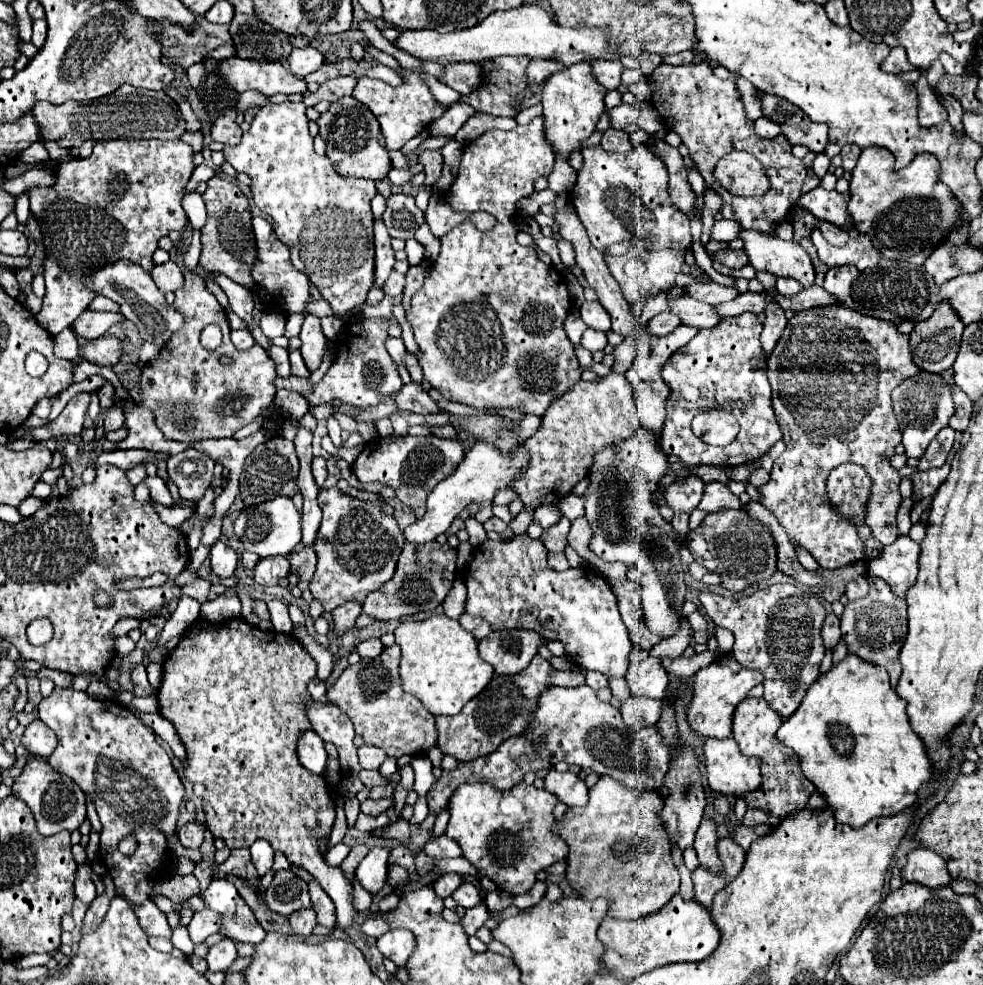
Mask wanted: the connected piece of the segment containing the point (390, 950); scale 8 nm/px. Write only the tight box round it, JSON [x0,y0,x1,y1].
[377,929,415,965]

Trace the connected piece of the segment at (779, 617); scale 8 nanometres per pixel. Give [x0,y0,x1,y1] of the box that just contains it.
[699,585,825,721]

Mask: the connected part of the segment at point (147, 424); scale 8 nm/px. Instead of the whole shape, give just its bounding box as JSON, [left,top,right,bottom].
[117,407,190,456]

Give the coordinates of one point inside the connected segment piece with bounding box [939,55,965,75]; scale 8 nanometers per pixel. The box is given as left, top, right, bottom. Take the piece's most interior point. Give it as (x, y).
(952, 67)

